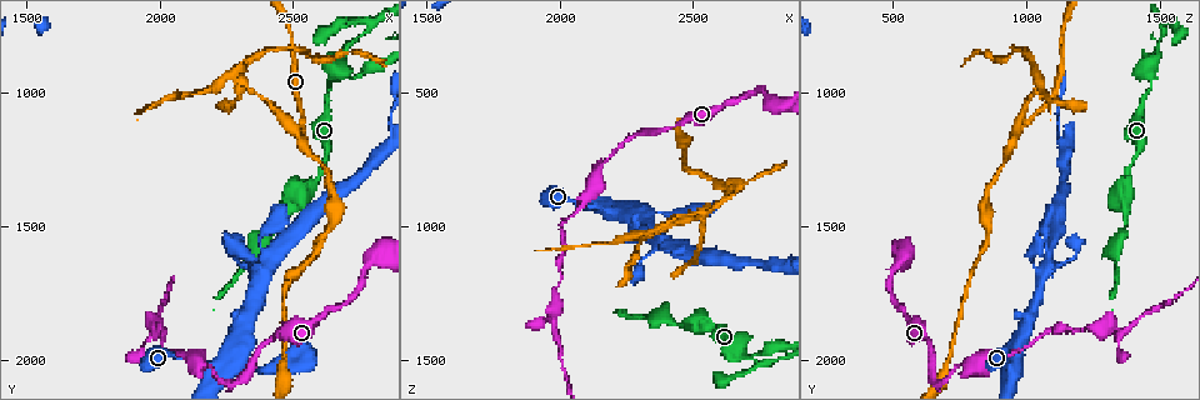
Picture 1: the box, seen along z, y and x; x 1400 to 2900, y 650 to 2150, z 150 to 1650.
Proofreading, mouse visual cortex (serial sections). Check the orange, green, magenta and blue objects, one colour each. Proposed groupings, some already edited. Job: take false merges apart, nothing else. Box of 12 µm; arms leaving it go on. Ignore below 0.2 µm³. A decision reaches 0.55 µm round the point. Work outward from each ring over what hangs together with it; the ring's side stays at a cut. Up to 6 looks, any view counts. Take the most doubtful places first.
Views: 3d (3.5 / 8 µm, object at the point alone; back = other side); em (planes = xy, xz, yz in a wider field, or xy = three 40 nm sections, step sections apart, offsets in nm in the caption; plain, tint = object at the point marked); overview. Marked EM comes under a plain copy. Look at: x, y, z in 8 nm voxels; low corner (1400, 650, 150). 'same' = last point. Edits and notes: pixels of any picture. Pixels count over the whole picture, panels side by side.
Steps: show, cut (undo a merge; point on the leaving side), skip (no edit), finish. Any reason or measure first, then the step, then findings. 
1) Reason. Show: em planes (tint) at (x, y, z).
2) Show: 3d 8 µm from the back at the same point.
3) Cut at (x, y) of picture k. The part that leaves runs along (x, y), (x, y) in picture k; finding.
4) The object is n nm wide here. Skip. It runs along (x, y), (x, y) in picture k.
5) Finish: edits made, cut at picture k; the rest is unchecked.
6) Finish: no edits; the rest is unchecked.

Abrupt turn. Show: 3d 3.5 µm at (1990, 1890, 1340).

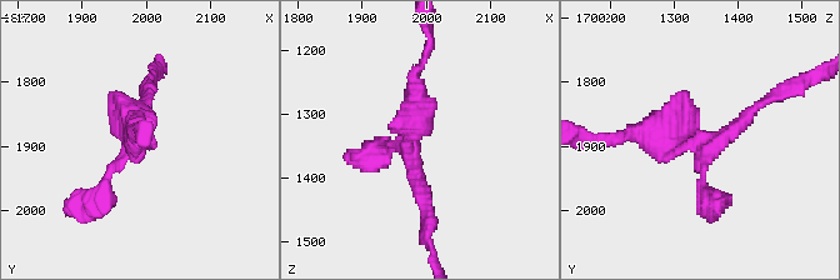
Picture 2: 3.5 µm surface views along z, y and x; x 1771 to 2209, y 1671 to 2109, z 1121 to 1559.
Show: em xy step 2 (tint) at (1980, 1900, 1350).

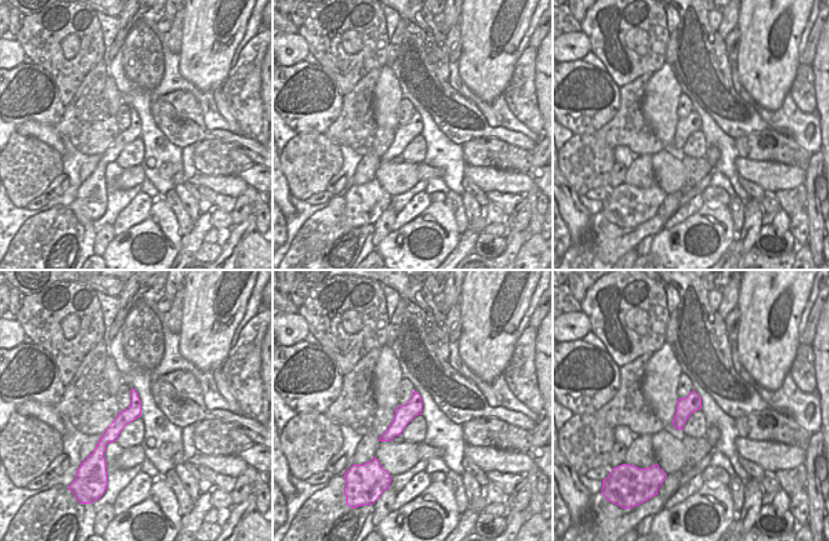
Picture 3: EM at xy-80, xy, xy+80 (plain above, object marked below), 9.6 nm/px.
The object is 180 nm wide here. Skip. It runs along (416, 68), (416, 144), (366, 158) in picture 2; one cell here.

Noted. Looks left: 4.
Branch point. Show: 3d 3.5 µm at (2530, 1150, 960).

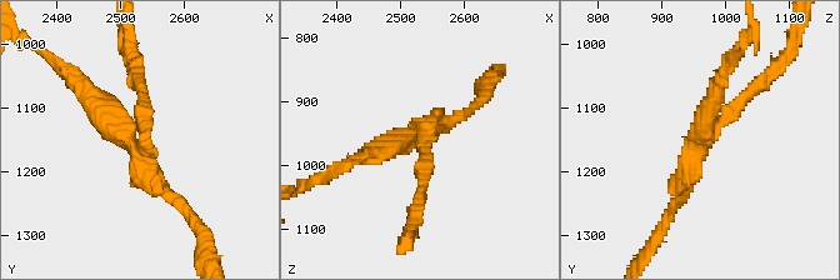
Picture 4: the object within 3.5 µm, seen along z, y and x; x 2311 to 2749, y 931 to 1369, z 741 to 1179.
Now the EM. Show: em planes (tint) at (2530, 1160, 970).

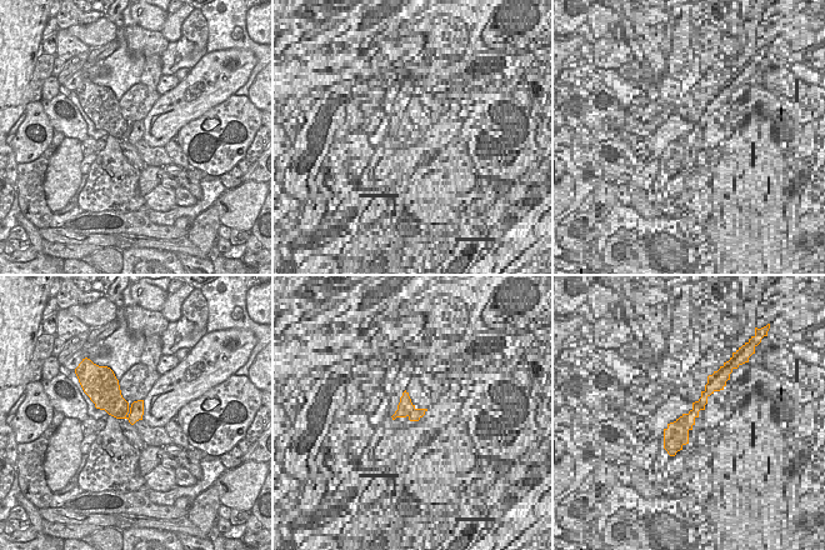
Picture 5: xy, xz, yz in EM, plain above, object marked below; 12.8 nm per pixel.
Cut at (105, 109) of picture 4. The part that leaves runs along (129, 140), (68, 71), (44, 55) in picture 4; a second cell is stuck on.

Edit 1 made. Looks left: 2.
Finish: edits made, cut at picture 4; the rest is unchecked.

